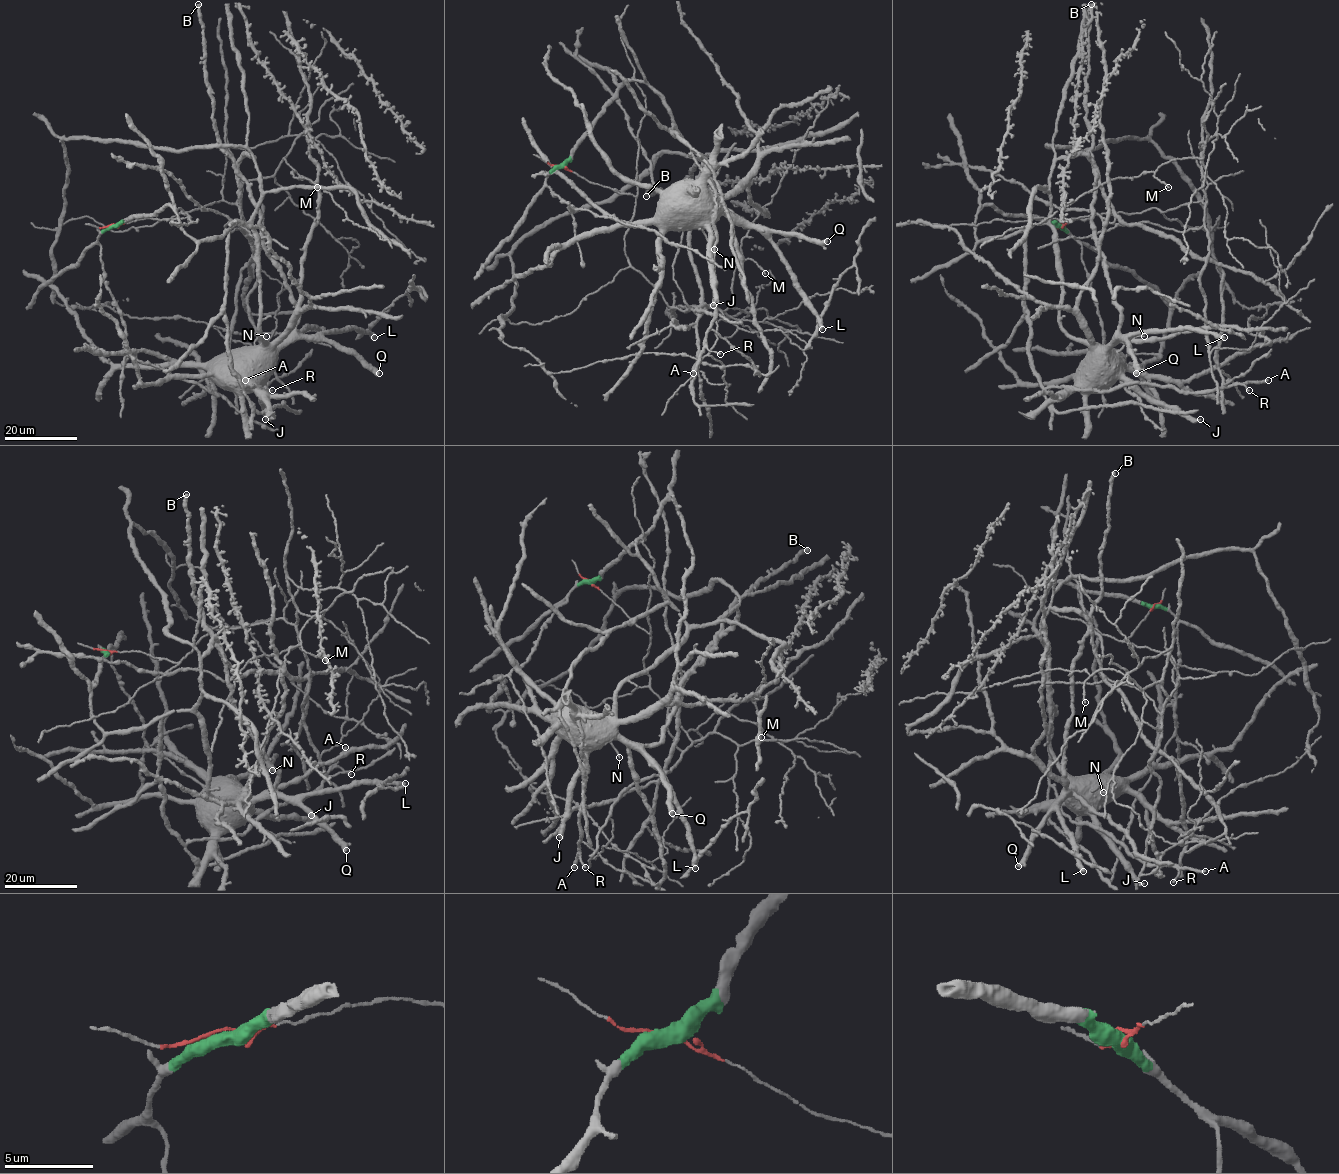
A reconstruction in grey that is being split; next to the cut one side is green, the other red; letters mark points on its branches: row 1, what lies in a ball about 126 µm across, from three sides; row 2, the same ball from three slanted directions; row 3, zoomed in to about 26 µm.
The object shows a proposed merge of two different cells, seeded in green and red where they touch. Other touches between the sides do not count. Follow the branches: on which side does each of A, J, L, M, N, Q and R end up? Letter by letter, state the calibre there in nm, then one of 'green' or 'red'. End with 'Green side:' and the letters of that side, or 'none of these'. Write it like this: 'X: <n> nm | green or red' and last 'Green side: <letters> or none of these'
A: 320 nm | green
J: 240 nm | green
L: 550 nm | green
M: 190 nm | red
N: 150 nm | green
Q: 700 nm | green
R: 260 nm | green
Green side: A, J, L, N, Q, R

